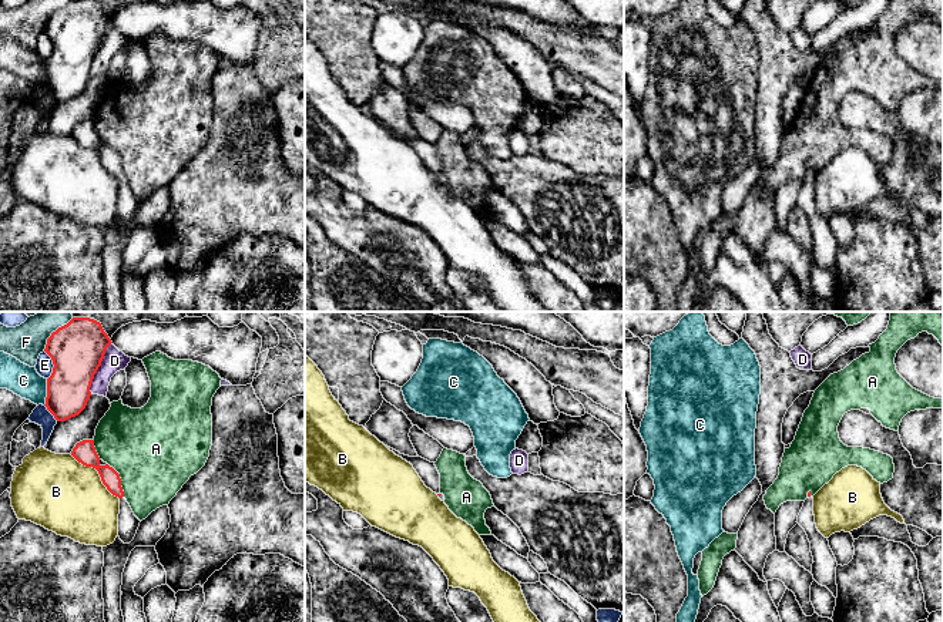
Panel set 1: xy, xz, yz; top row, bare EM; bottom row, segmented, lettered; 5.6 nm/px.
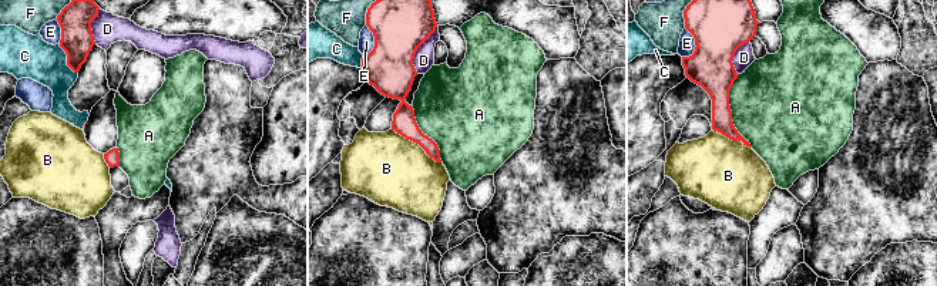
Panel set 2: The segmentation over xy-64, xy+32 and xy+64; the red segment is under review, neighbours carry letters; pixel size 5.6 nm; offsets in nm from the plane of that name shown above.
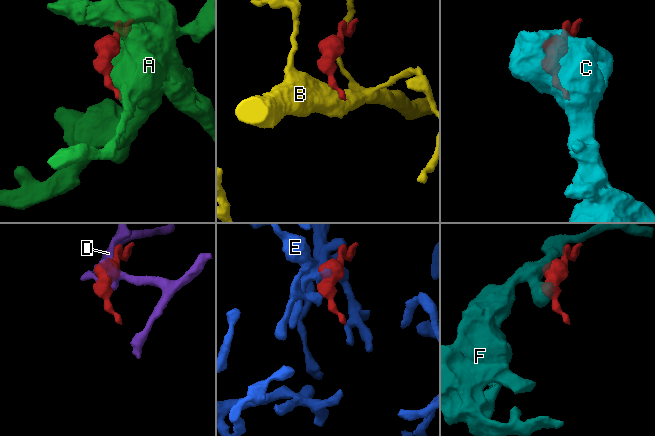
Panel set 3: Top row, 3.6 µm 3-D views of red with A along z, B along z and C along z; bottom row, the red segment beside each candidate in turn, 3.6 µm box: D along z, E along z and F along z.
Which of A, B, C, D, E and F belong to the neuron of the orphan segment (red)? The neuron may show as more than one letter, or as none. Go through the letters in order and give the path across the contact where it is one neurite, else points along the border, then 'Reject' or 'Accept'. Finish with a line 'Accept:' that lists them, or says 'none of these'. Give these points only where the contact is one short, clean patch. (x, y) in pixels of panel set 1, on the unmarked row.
A: Reject
B: Boundary: xy (70, 135), (83, 145), (91, 147), (101, 164), (118, 180). Reject
C: Reject
D: Reject
E: Reject
F: Reject
Accept: none of these

